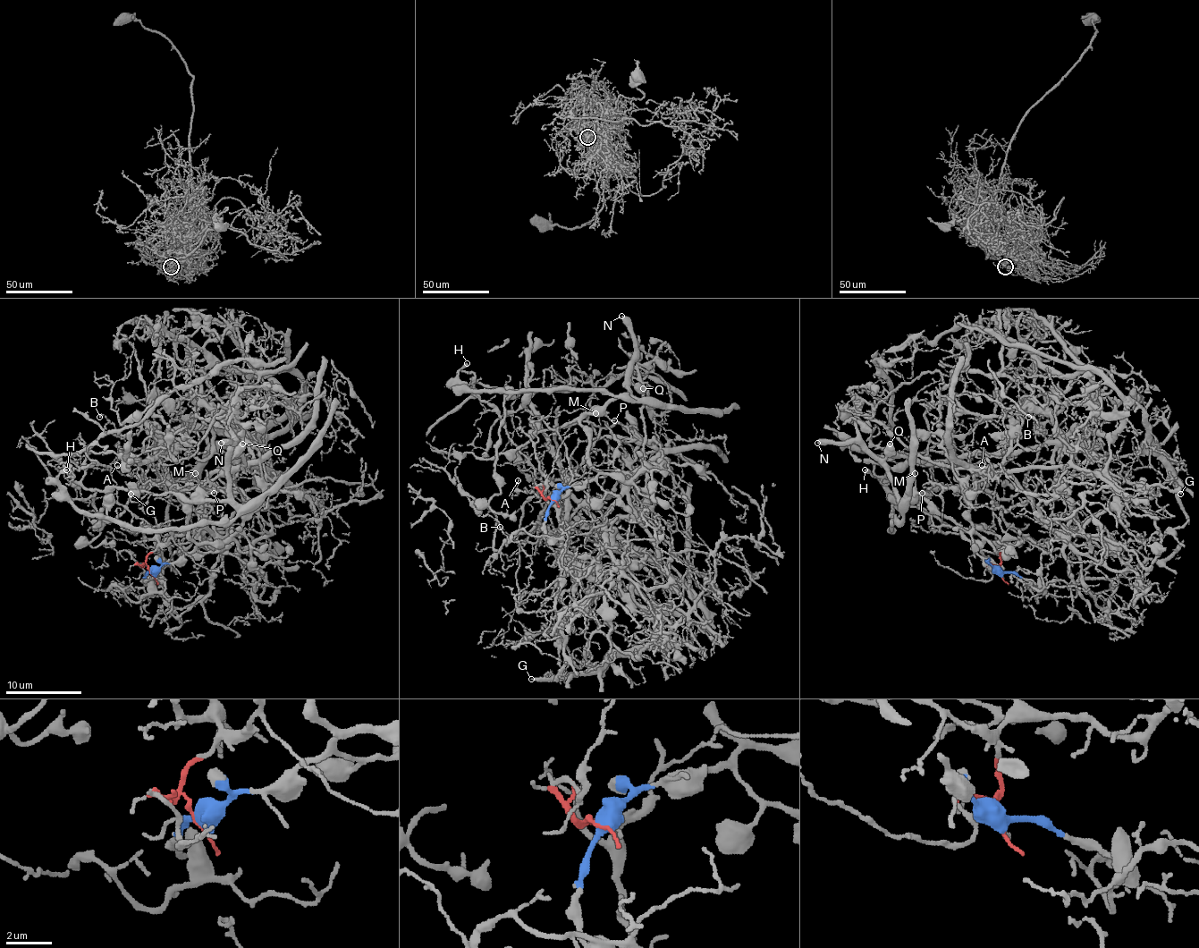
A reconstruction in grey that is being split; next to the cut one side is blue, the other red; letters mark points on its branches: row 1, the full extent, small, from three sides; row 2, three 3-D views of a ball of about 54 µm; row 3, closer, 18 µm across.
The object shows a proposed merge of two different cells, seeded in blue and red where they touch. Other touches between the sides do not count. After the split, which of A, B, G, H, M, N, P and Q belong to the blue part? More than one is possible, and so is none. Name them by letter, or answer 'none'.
H, M, N, P, Q

